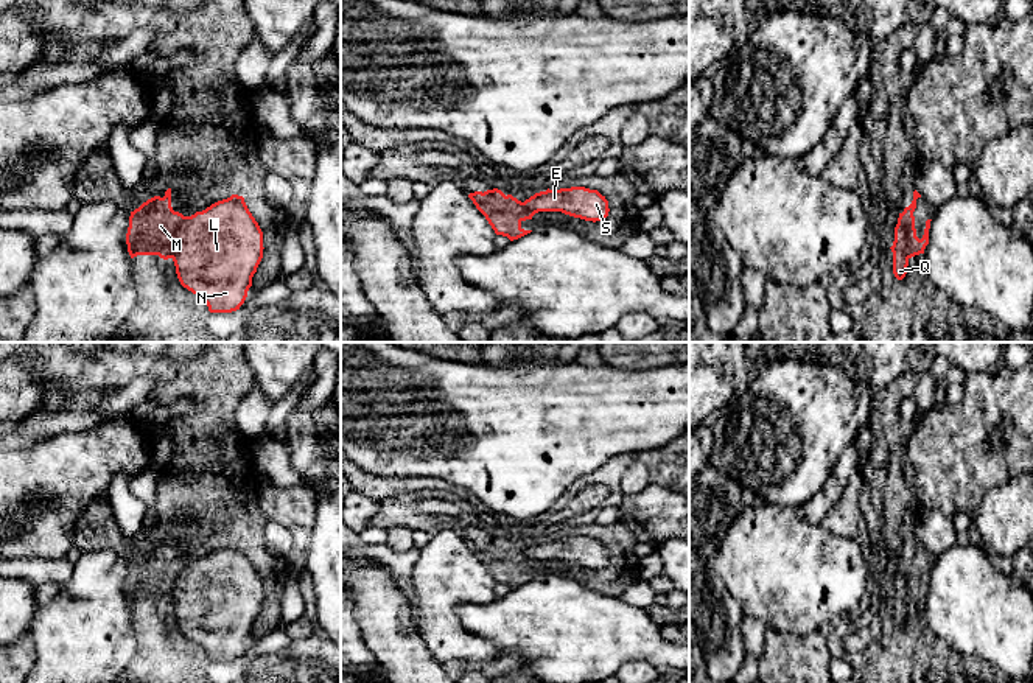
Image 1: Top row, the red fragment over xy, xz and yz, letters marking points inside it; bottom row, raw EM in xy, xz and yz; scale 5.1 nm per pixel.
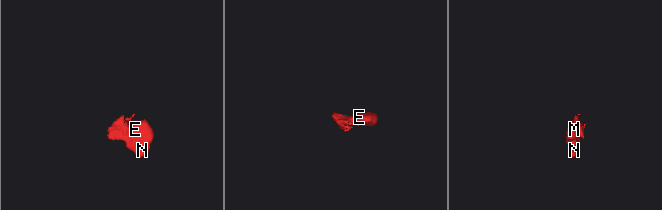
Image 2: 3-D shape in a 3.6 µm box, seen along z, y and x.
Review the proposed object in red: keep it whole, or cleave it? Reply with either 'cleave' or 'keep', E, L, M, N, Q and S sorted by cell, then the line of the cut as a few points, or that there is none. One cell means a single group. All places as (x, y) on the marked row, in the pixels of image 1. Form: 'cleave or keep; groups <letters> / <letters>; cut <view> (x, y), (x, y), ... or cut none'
cleave; groups E L N Q S / M; cut xy (187, 217), (176, 232), (171, 257)

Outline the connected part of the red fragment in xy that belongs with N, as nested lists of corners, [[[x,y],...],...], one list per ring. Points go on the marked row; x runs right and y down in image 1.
[[[232,194],[182,221],[176,232],[173,261],[180,285],[199,296],[210,313],[232,313],[247,297],[263,249],[263,232],[244,198]]]

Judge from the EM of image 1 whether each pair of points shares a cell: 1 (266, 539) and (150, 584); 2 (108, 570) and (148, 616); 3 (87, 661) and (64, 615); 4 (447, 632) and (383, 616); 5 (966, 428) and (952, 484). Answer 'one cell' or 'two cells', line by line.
1: two cells
2: two cells
3: one cell
4: two cells
5: one cell

